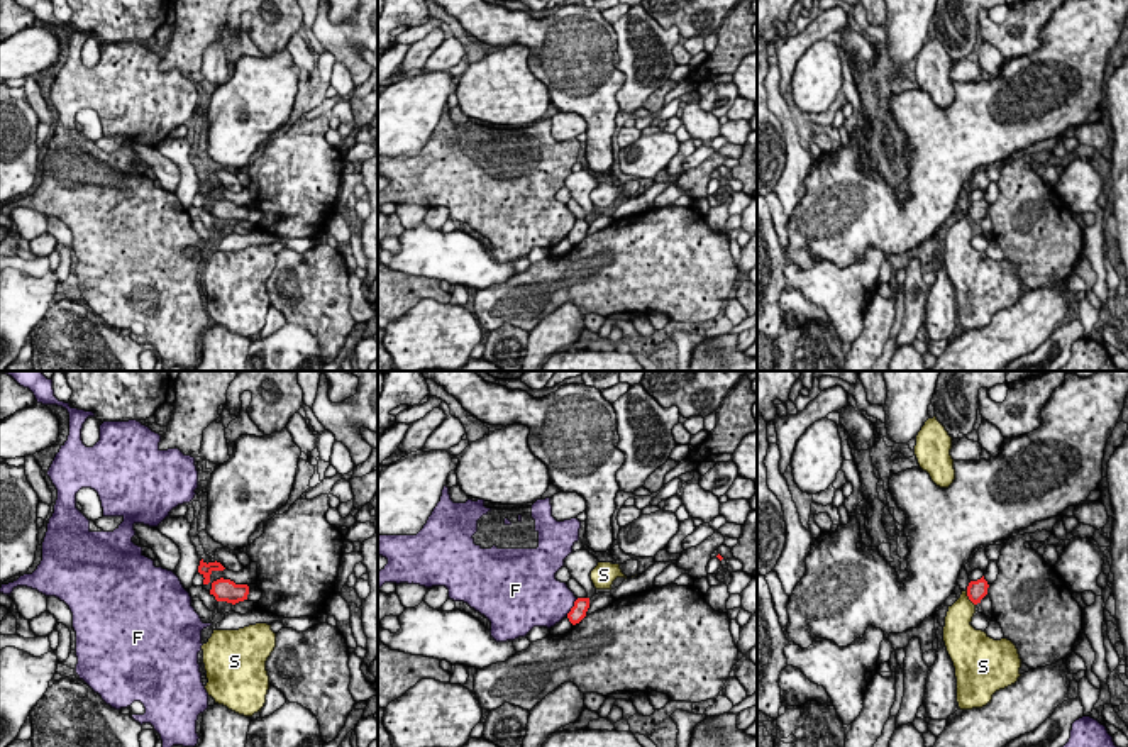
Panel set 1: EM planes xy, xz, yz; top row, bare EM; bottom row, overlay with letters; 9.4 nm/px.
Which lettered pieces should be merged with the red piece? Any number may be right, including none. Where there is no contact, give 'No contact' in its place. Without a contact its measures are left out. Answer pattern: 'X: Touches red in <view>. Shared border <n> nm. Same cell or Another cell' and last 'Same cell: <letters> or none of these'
F: Touches red in xz. Shared border 220 nm. Another cell
S: Touches red in yz. Shared border 180 nm. Another cell
Same cell: none of these

